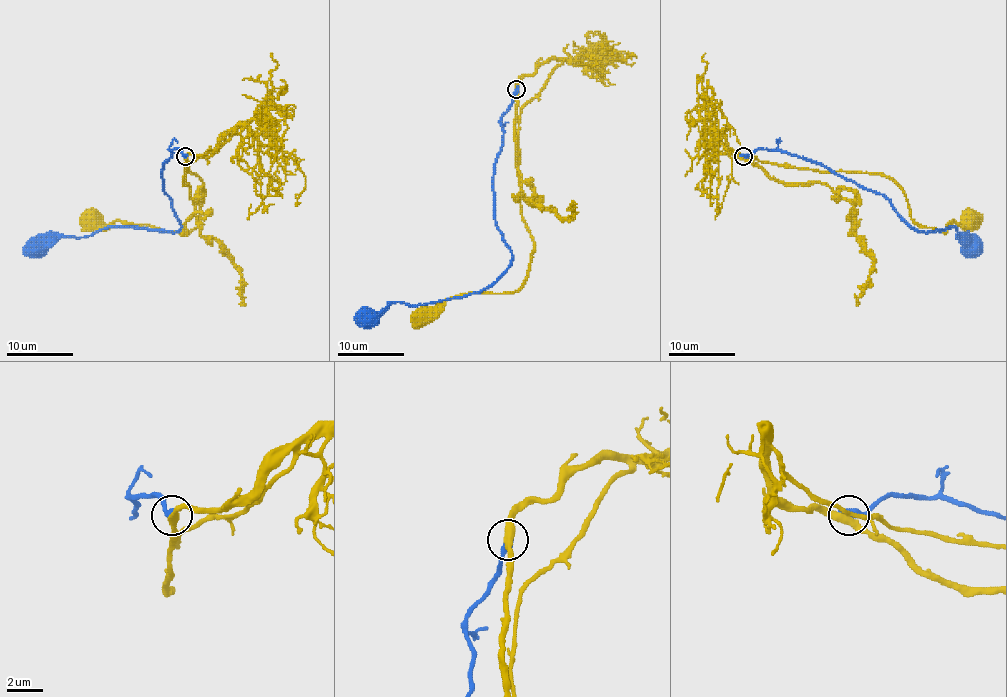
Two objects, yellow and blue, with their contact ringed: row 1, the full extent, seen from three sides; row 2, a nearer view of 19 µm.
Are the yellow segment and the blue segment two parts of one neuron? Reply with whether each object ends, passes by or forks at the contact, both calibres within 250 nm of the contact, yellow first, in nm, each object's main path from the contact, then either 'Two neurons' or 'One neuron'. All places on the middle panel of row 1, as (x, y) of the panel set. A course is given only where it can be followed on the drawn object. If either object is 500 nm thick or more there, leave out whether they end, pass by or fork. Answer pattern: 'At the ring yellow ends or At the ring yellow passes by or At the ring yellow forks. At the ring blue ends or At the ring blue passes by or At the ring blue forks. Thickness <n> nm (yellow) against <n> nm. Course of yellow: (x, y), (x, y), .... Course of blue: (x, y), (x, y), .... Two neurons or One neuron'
At the ring yellow passes by. At the ring blue ends. Thickness 400 nm (yellow) against 460 nm. Course of yellow: (517, 89), (561, 62), (520, 114), (527, 280), (417, 316). Course of blue: (517, 89), (493, 184), (508, 268), (485, 288), (390, 302), (356, 323). Two neurons

